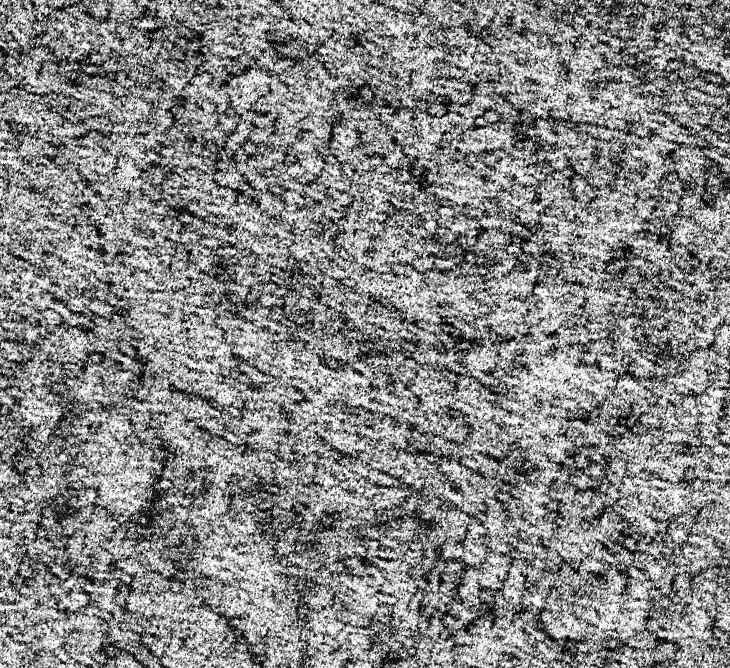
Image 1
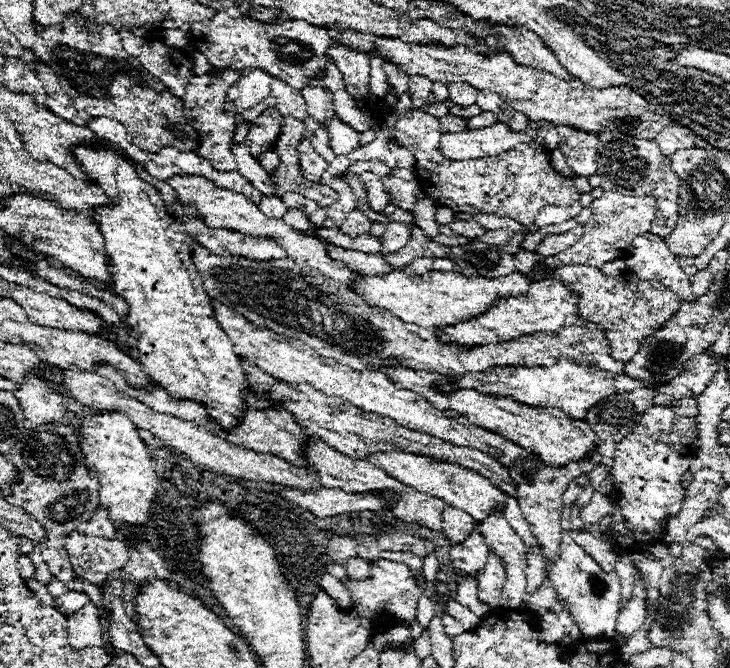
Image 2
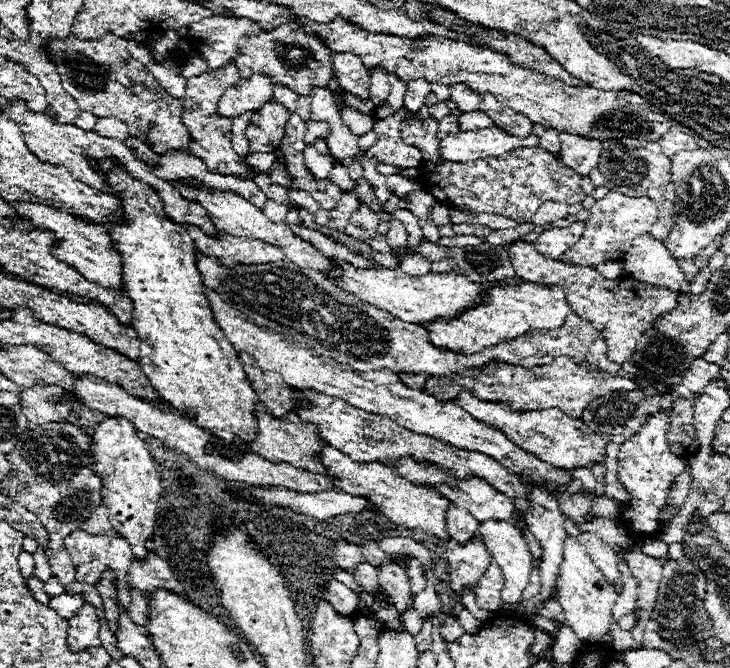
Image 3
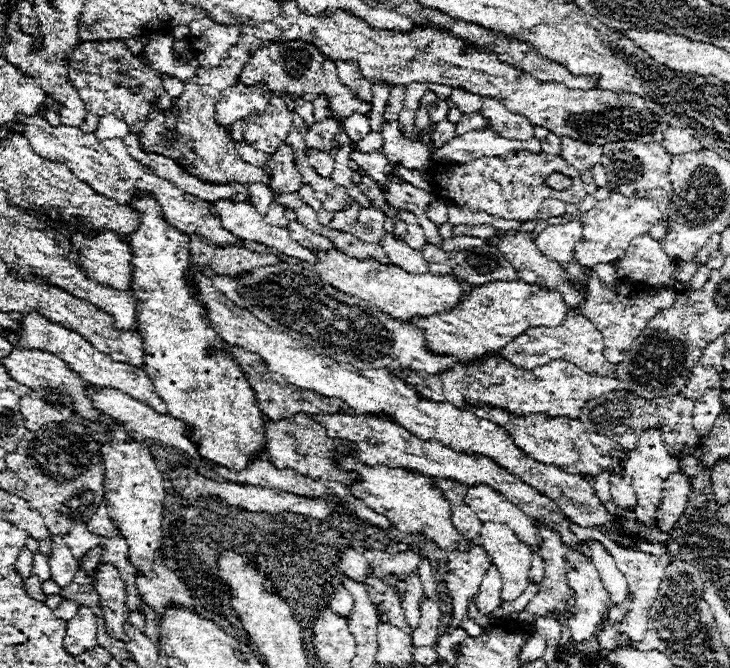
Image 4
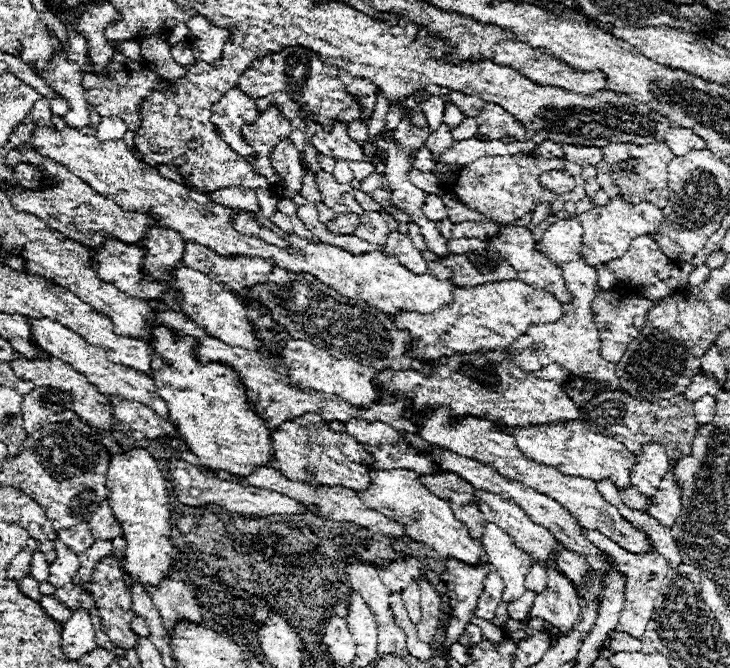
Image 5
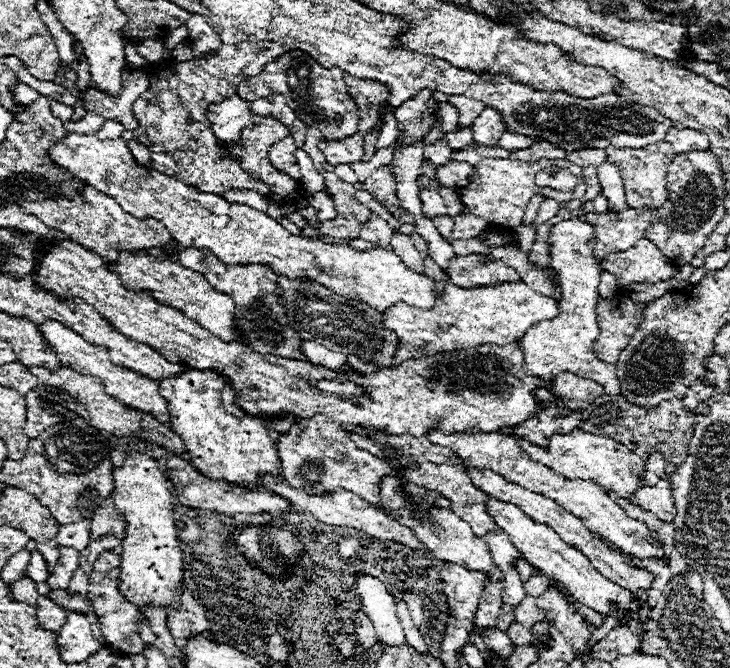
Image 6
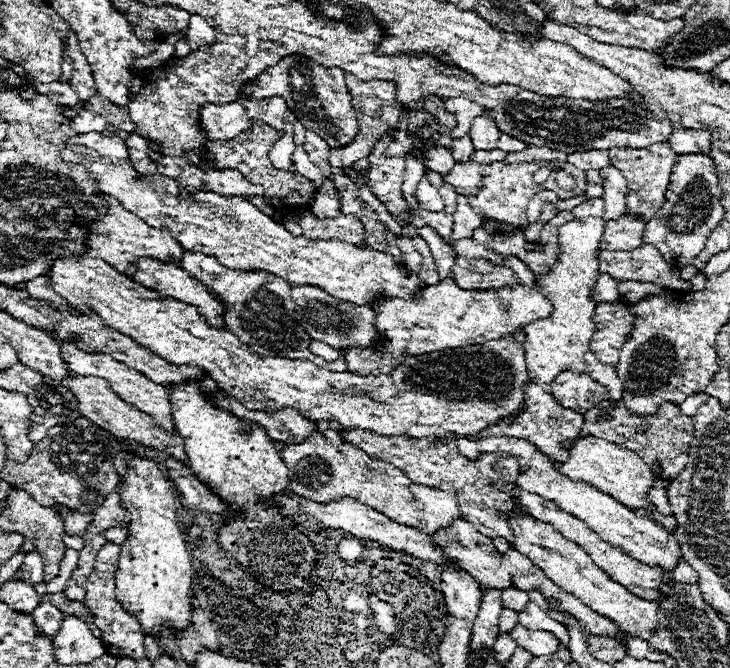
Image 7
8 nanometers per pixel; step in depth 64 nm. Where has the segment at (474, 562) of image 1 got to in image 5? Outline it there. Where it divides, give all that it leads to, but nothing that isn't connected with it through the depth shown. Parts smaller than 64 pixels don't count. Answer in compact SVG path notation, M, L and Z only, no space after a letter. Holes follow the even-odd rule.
M446 560L446 570L440 580L446 584L446 596L450 598L452 618L448 624L444 644L450 648L460 634L464 634L464 624L476 608L476 600L482 594L482 580L488 576L488 564L464 564L460 560Z

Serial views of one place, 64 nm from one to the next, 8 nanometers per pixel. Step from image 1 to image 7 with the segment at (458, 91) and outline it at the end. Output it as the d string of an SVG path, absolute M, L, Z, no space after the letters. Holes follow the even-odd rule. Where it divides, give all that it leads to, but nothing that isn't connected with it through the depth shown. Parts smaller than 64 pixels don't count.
M450 98L444 102L444 108L456 116L456 128L450 134L452 138L460 138L460 136L468 134L472 120L484 112L484 108L480 104L464 100L464 98Z

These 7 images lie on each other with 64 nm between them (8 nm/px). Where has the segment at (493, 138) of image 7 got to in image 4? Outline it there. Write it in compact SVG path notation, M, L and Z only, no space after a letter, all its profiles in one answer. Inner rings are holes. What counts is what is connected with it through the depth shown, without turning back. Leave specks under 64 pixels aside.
M484 96L482 98L482 108L480 114L484 118L490 120L492 130L500 130L500 134L504 134L504 138L532 138L534 136L534 128L528 122L528 118L510 112L504 104L500 104L494 98Z

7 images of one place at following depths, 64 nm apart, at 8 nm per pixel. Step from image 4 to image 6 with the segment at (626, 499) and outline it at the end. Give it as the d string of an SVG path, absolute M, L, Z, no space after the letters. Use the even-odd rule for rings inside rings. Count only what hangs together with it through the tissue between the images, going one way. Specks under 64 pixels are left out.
M664 476L652 488L640 488L630 498L630 504L656 514L656 518L662 520L662 522L672 522L674 516L676 516L676 506L674 506L674 498L672 498L672 488L670 488L668 476Z

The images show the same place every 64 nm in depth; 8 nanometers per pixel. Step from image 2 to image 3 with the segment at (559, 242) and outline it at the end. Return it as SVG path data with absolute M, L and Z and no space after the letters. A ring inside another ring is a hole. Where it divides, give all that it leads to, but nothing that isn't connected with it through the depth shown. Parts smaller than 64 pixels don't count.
M574 222L568 228L552 228L552 230L544 230L538 240L534 242L534 248L548 260L560 260L562 254L574 244L578 242L578 238L584 232L584 224L582 222Z

